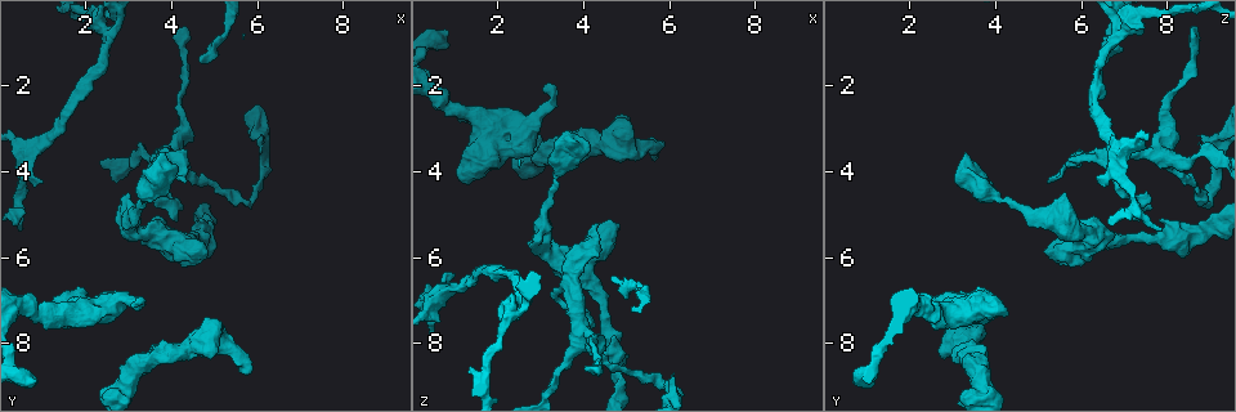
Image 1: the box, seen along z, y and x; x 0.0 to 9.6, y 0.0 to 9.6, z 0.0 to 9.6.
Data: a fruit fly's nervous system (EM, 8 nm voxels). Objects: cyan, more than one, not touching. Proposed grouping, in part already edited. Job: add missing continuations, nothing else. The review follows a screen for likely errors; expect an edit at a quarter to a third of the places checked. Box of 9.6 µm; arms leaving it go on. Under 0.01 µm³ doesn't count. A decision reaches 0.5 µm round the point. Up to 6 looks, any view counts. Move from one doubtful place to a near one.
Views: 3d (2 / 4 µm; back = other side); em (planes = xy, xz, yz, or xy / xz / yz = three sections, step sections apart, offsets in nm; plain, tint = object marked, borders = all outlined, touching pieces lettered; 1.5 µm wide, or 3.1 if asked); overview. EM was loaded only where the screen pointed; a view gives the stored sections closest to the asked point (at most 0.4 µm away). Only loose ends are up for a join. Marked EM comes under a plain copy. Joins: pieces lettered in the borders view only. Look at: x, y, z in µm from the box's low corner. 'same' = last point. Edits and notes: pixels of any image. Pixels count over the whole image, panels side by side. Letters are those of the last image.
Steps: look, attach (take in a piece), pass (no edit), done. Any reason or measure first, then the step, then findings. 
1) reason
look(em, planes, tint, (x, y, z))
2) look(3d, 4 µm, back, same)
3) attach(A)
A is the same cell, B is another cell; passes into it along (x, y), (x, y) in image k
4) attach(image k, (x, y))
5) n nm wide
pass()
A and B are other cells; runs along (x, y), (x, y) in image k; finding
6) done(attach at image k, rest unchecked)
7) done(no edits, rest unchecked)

an open end
look(em, xz, step 4, tint, (5.70, 8.65, 3.75))

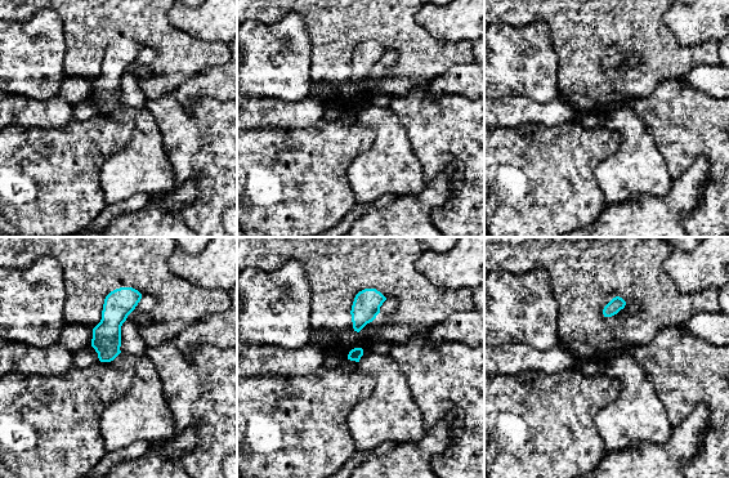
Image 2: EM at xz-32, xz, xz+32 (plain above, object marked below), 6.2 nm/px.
cut it another way
look(em, planes, borders, same)

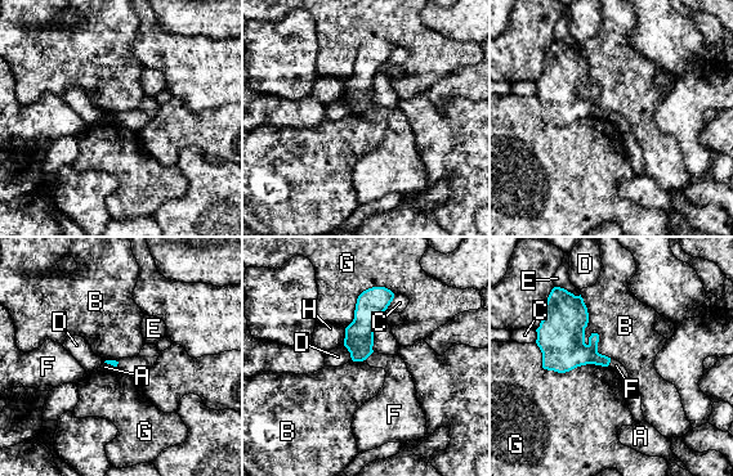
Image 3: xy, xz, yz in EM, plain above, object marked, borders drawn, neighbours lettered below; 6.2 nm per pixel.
pass()
A, B, C, D, E, F, G and H are other cells; runs along (381, 290), (365, 317), (356, 358) in image 3; none of them fits

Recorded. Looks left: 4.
an open end
look(3d, 2 µm, (3.05, 4.50, 5.50))

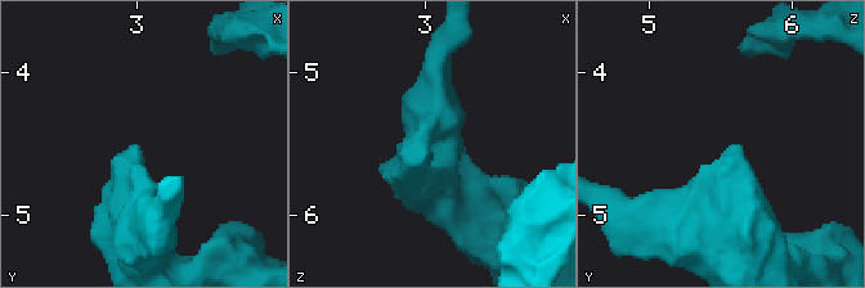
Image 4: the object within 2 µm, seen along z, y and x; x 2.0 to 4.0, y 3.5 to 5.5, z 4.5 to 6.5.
now the EM
look(em, planes, tint, (3.00, 4.54, 5.56))

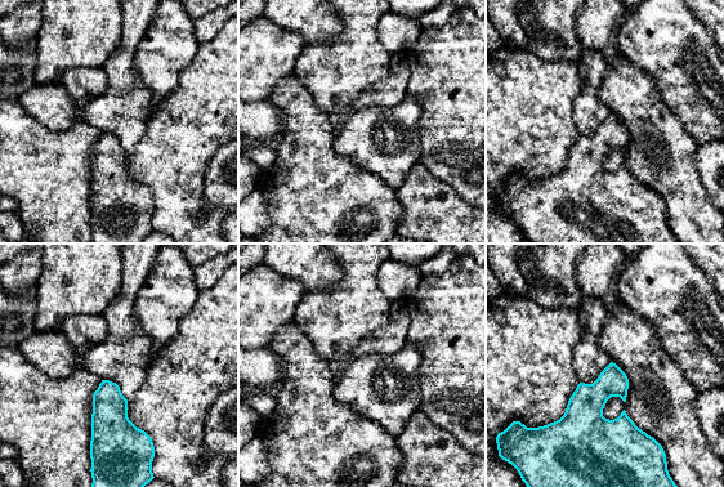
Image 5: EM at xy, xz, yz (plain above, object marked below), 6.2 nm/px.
look(em, planes, borders, same)

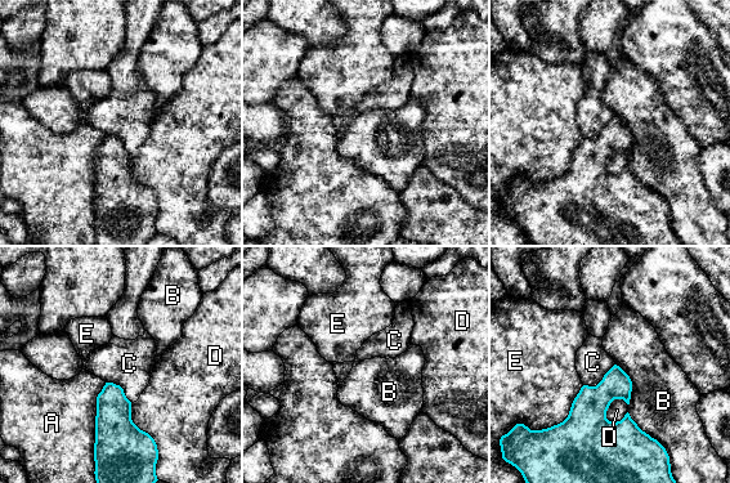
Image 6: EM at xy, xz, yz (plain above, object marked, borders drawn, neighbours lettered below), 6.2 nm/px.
A touches over 460 nm
pass()
A, B, C, D and E are other cells; border along (614, 363), (595, 385), (583, 385) in image 6; no lettered piece goes on from it

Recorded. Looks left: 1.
look(em, planes, borders, (4.60, 1.45, 6.50))

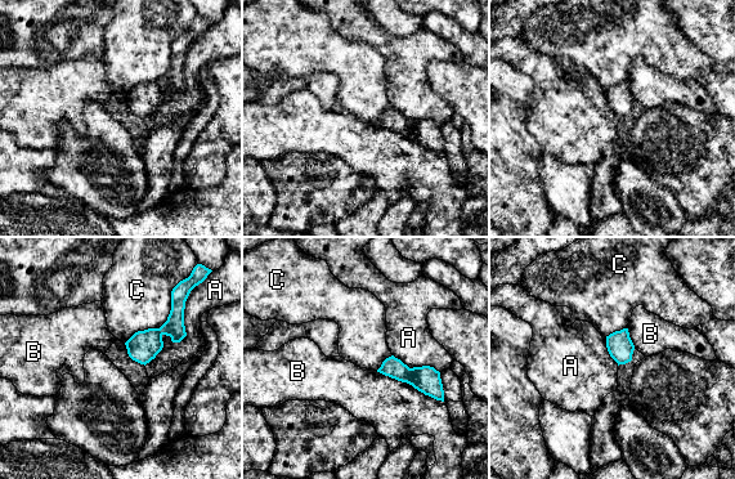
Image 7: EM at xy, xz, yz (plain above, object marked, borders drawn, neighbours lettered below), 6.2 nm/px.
pass()
A, B and C are other cells; border along (173, 290), (167, 318), (124, 343) in image 7; none of them fits

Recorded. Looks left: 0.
done(no edits, rest unchecked)

